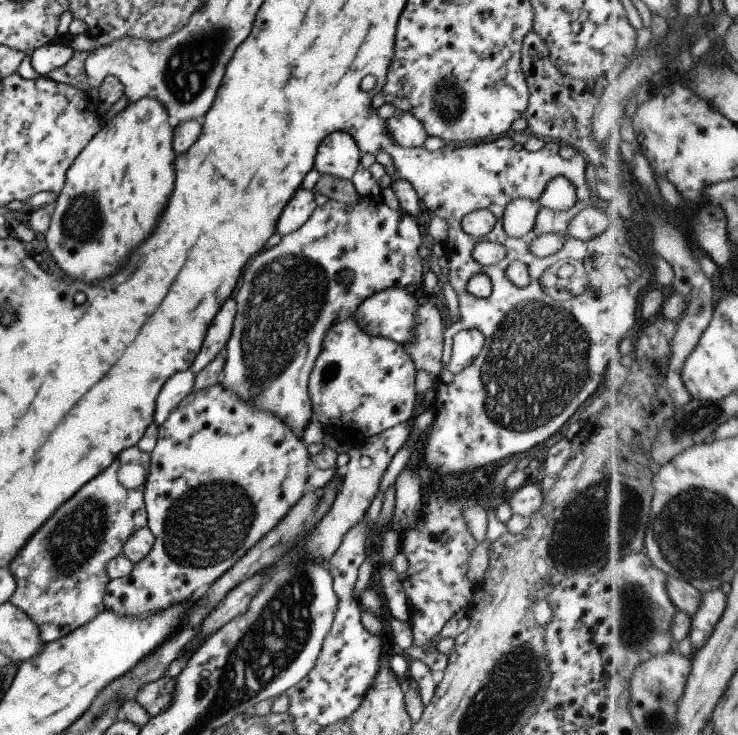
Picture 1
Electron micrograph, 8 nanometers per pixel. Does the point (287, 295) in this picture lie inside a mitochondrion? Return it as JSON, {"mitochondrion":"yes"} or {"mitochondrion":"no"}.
{"mitochondrion":"yes"}

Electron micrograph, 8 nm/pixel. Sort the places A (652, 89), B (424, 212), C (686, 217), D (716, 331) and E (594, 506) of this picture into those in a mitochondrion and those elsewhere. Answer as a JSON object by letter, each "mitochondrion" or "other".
{"A":"other","B":"other","C":"other","D":"other","E":"mitochondrion"}

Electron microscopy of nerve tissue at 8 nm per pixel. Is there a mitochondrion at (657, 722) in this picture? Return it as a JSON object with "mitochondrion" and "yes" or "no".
{"mitochondrion":"yes"}

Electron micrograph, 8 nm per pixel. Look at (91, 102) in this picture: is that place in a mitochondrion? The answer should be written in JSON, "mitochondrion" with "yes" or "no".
{"mitochondrion":"no"}

